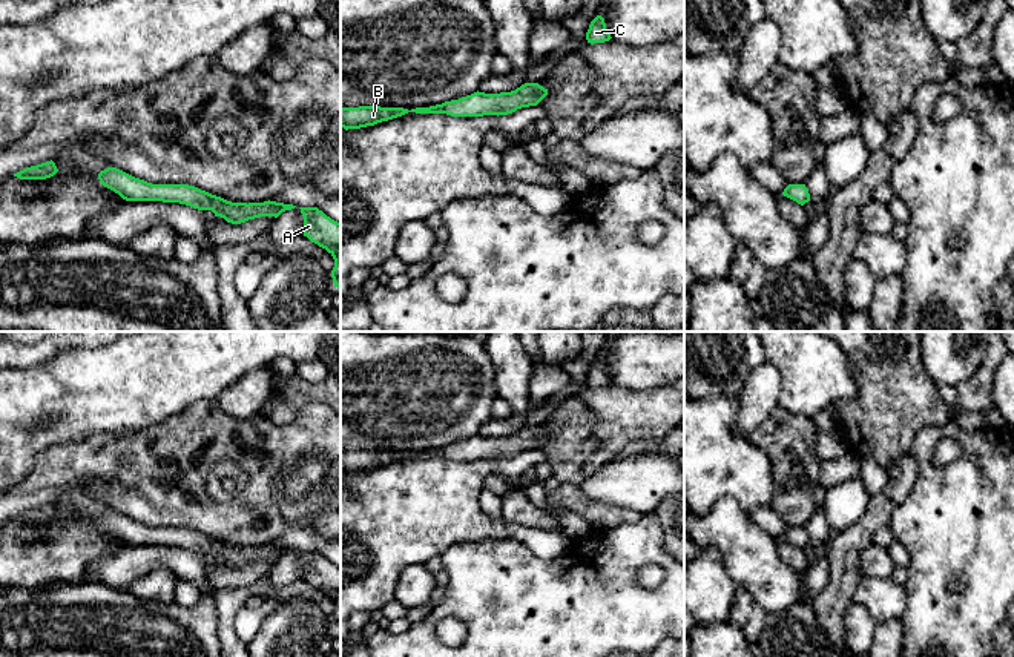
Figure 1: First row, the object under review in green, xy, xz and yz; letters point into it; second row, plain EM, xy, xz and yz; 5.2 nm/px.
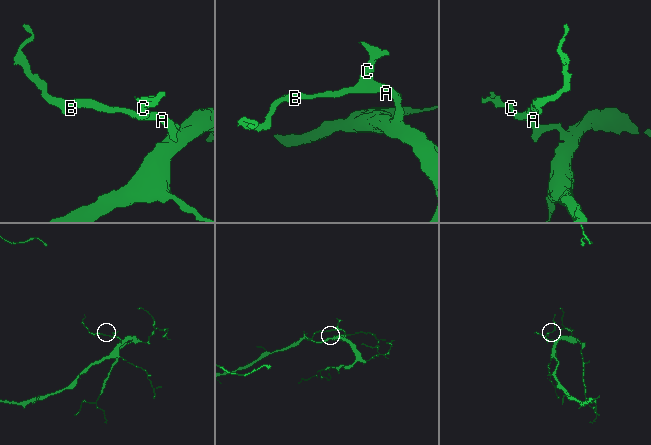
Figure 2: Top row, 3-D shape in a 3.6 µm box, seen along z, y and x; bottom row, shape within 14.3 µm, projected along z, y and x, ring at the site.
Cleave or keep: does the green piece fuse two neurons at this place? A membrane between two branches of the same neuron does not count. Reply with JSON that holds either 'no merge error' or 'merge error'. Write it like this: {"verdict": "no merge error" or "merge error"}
{"verdict": "no merge error"}

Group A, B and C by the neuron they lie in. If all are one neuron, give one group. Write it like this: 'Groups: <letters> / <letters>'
Groups: A B C

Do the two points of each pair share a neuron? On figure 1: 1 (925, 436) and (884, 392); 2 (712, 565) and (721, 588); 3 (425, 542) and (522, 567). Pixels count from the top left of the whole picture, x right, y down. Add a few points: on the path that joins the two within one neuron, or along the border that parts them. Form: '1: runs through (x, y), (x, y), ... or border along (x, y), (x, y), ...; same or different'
1: border along (950, 419), (924, 427), (910, 450); different
2: runs through (712, 571), (715, 582); same
3: border along (483, 539), (465, 539), (451, 544), (439, 556); different

